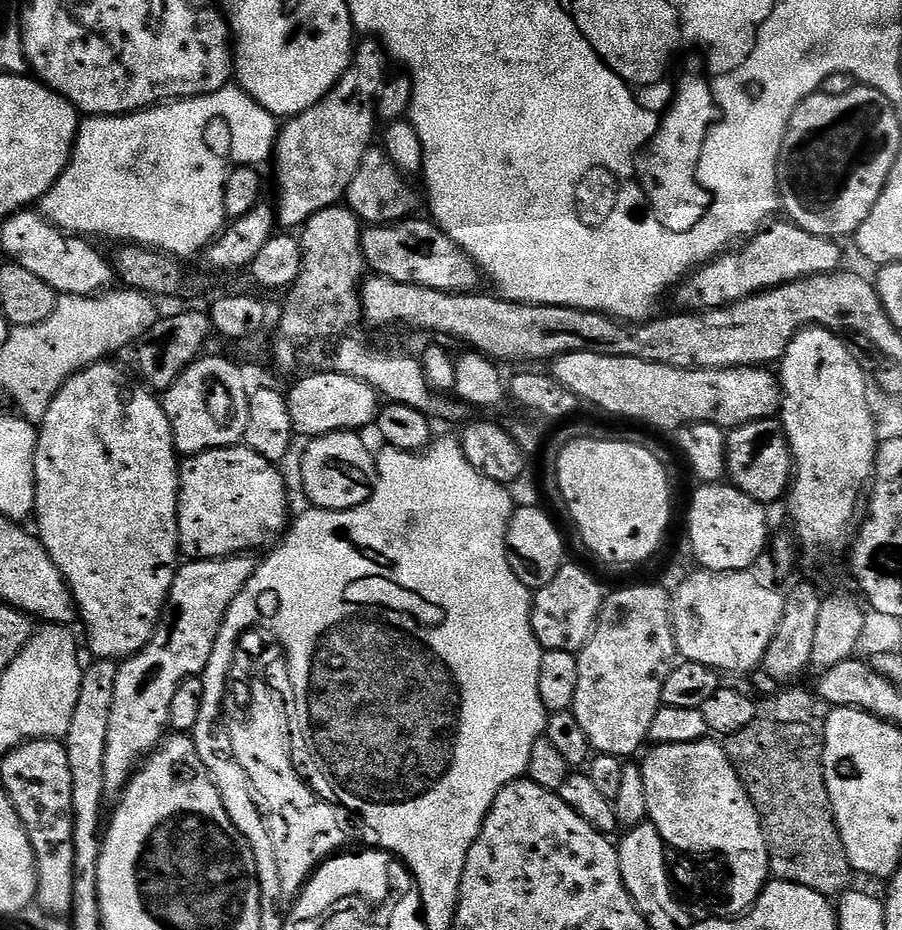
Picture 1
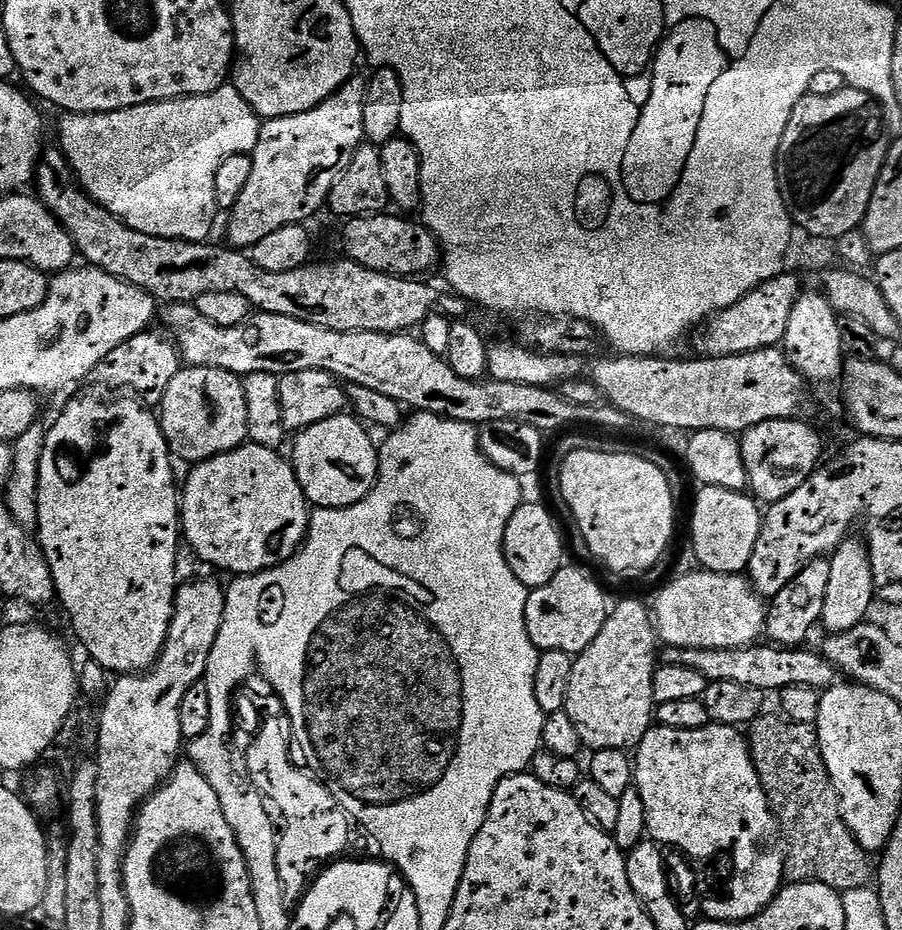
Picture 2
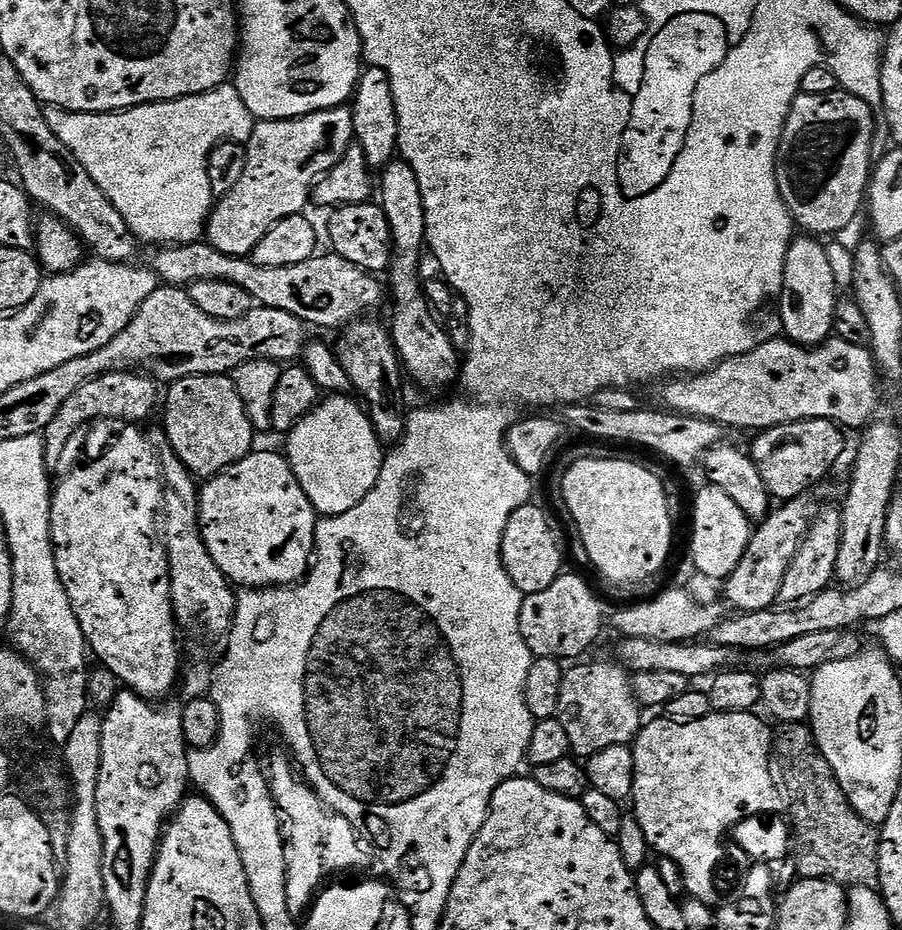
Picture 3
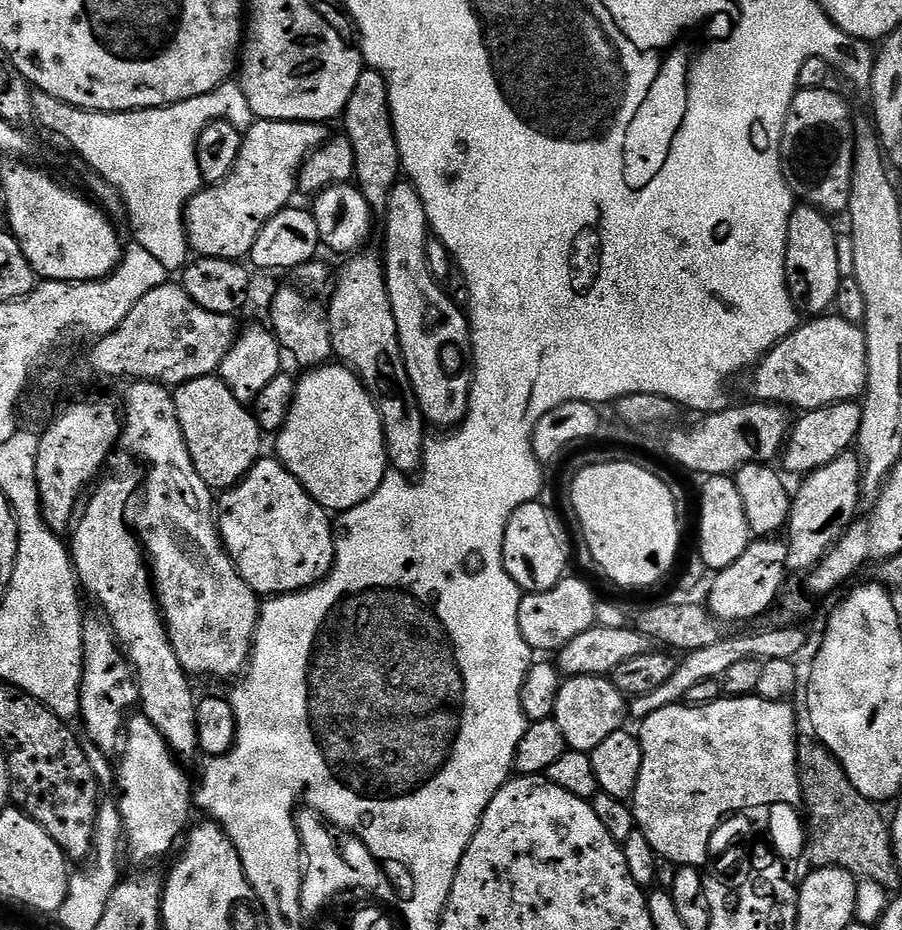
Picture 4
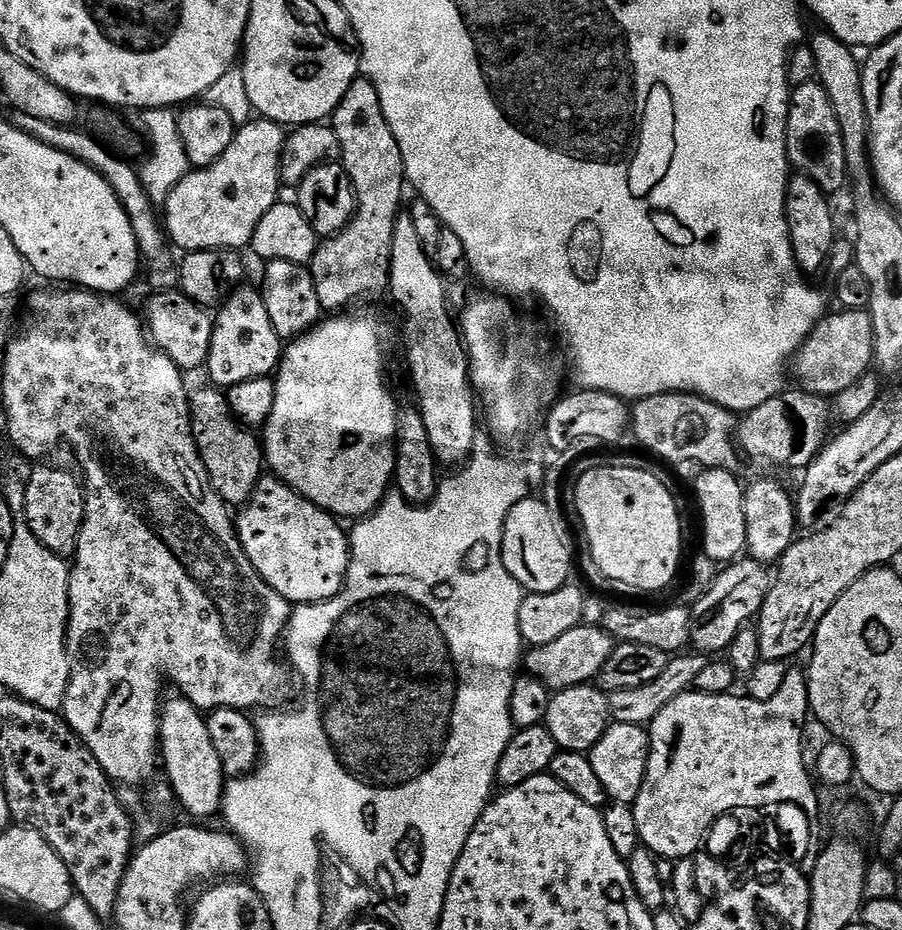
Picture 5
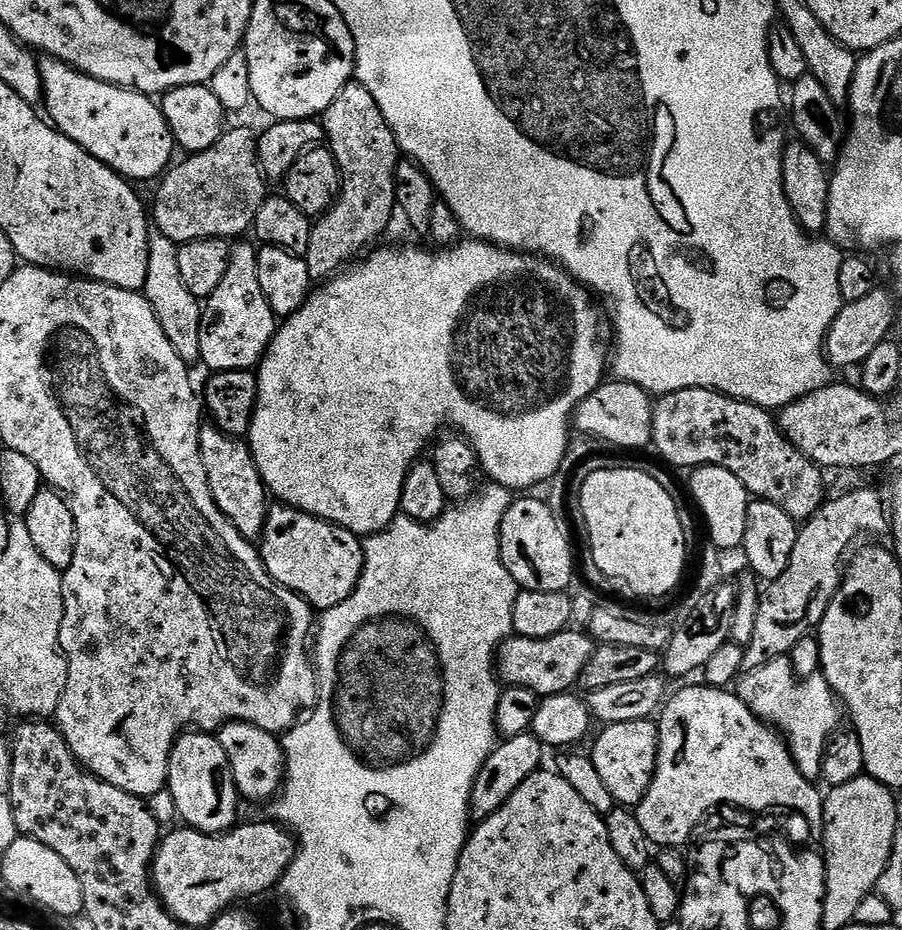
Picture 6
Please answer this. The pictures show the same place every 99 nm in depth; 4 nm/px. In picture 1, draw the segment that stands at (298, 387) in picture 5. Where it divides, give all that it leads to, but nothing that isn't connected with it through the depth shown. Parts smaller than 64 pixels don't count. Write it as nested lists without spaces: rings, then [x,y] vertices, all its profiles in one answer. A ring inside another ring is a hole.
[[[335,432],[318,436],[307,441],[308,449],[300,460],[300,480],[304,483],[304,492],[312,499],[311,503],[317,508],[324,508],[327,512],[341,512],[347,508],[356,508],[362,502],[370,498],[370,494],[376,489],[376,462],[377,457],[368,453],[364,445],[363,435],[356,432]]]

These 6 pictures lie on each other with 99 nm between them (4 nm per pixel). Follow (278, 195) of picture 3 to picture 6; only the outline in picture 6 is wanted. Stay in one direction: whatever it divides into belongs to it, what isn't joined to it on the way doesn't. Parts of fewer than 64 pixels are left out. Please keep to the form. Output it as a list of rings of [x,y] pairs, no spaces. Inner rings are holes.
[[[229,127],[210,150],[191,153],[180,165],[169,167],[159,181],[160,189],[156,192],[156,201],[150,204],[150,216],[154,221],[155,231],[166,234],[177,246],[186,242],[194,242],[202,238],[240,238],[244,231],[251,229],[258,218],[258,210],[262,210],[264,201],[269,195],[269,185],[260,168],[260,159],[256,149],[257,133],[248,128]]]

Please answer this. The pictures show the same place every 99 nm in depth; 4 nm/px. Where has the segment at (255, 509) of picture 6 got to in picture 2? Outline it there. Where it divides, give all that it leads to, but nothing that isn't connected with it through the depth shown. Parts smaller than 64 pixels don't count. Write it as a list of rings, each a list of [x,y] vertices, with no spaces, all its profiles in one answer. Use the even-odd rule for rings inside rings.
[[[181,367],[180,372],[174,374],[174,382],[166,386],[166,394],[158,402],[158,415],[173,457],[180,459],[181,456],[182,459],[189,460],[189,465],[192,466],[239,448],[248,440],[248,411],[243,379],[221,368]]]

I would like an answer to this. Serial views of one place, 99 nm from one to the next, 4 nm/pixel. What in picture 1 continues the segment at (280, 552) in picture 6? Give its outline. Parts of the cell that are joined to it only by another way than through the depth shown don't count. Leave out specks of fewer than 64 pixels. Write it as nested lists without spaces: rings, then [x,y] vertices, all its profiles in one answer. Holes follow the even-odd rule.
[[[246,446],[215,448],[189,456],[180,465],[180,501],[178,502],[178,534],[180,552],[188,560],[217,560],[223,556],[251,553],[251,548],[273,547],[285,535],[290,524],[288,488],[284,476],[273,461],[262,458]]]

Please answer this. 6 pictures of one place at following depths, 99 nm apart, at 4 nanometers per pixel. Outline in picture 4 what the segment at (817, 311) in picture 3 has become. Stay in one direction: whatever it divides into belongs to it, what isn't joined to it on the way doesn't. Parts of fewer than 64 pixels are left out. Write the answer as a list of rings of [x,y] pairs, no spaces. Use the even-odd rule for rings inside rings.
[[[803,202],[797,203],[788,223],[788,245],[786,246],[786,282],[788,292],[797,309],[815,318],[827,313],[836,303],[840,271],[840,244],[836,241],[836,228],[829,217],[817,208]]]

